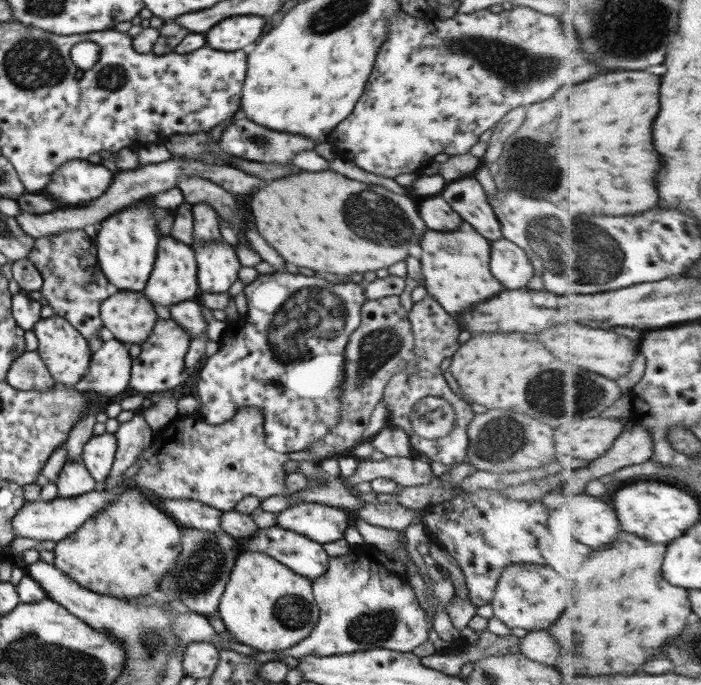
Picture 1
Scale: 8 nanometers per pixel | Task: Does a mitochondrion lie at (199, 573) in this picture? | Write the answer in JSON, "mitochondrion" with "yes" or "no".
{"mitochondrion":"yes"}

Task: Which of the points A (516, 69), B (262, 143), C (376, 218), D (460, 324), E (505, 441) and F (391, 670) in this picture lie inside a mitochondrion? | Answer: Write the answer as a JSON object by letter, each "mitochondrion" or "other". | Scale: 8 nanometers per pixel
{"A":"mitochondrion","B":"mitochondrion","C":"mitochondrion","D":"other","E":"mitochondrion","F":"other"}

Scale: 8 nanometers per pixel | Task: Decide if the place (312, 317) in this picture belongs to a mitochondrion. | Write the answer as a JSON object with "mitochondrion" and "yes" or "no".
{"mitochondrion":"yes"}

